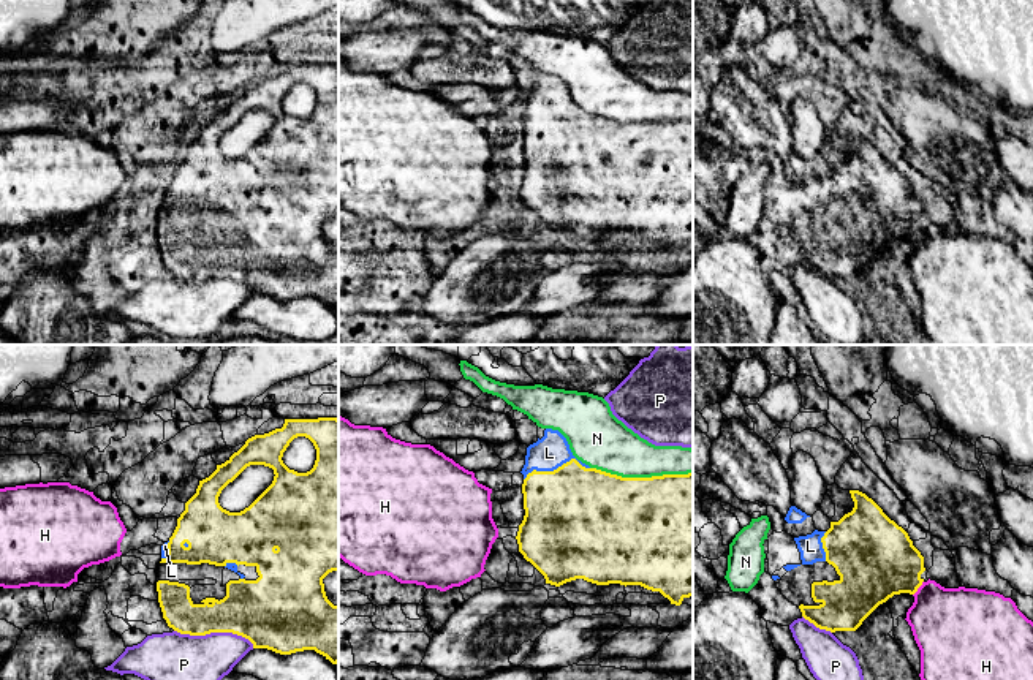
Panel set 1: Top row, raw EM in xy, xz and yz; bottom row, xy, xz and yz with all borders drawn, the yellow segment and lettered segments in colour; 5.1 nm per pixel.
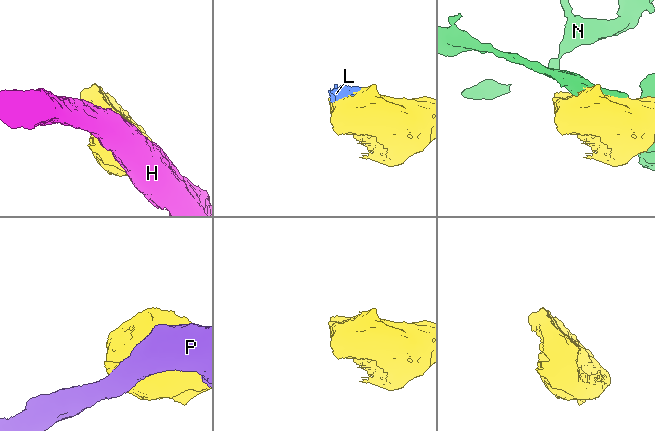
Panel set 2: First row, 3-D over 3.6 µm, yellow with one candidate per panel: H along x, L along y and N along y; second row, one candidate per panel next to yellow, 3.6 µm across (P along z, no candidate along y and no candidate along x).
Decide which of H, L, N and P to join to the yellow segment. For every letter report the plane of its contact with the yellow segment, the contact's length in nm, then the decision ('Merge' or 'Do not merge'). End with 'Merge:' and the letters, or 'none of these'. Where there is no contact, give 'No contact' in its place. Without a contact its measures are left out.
H: Touches yellow in yz. Shared border 90 nm. Do not merge
L: Touches yellow in xz. Shared border 340 nm. Merge
N: Touches yellow in xz. Shared border 500 nm. Do not merge
P: Touches yellow in xy. Shared border 420 nm. Do not merge
Merge: L

